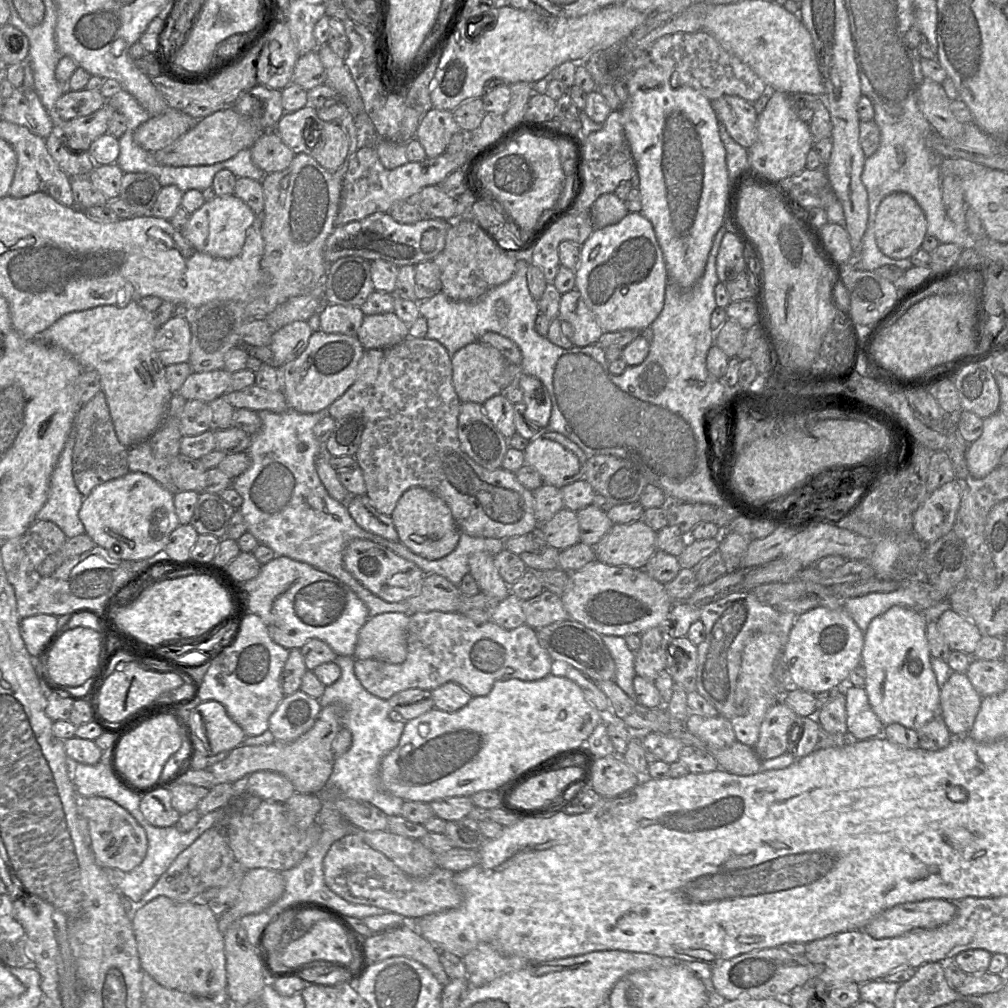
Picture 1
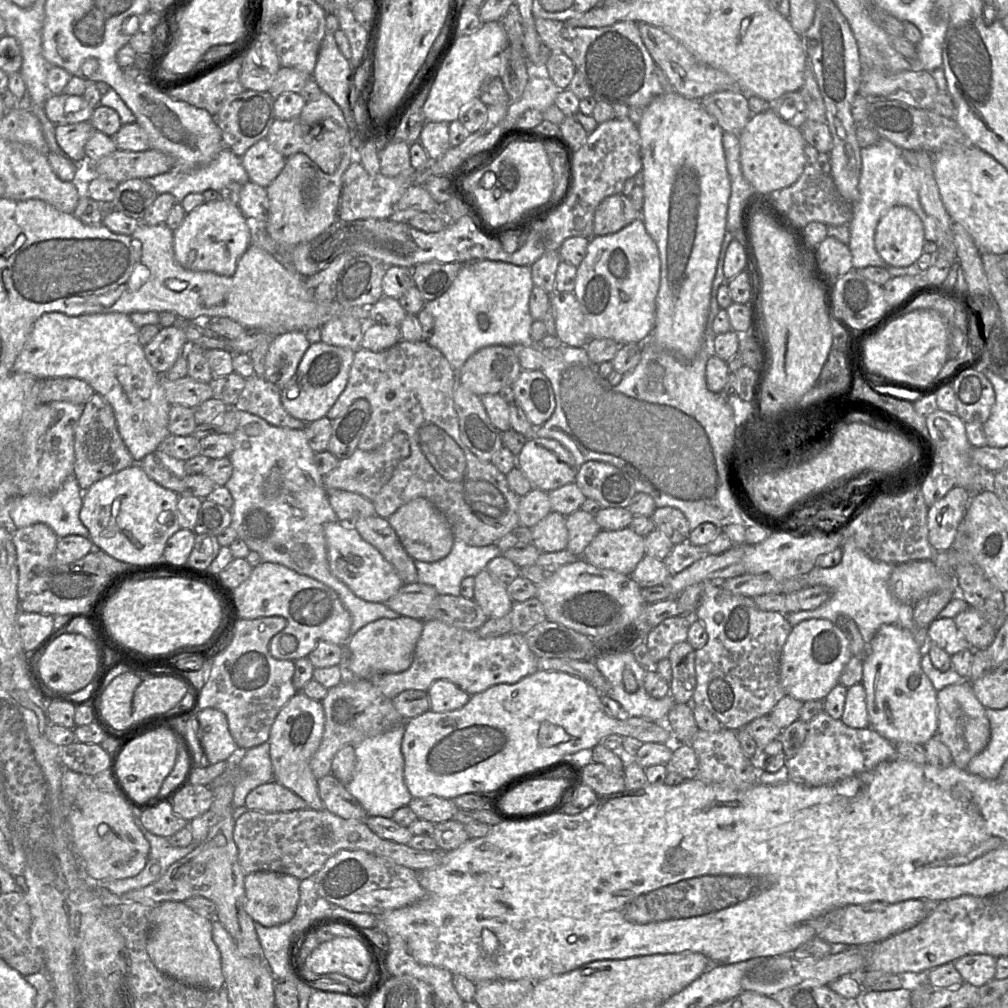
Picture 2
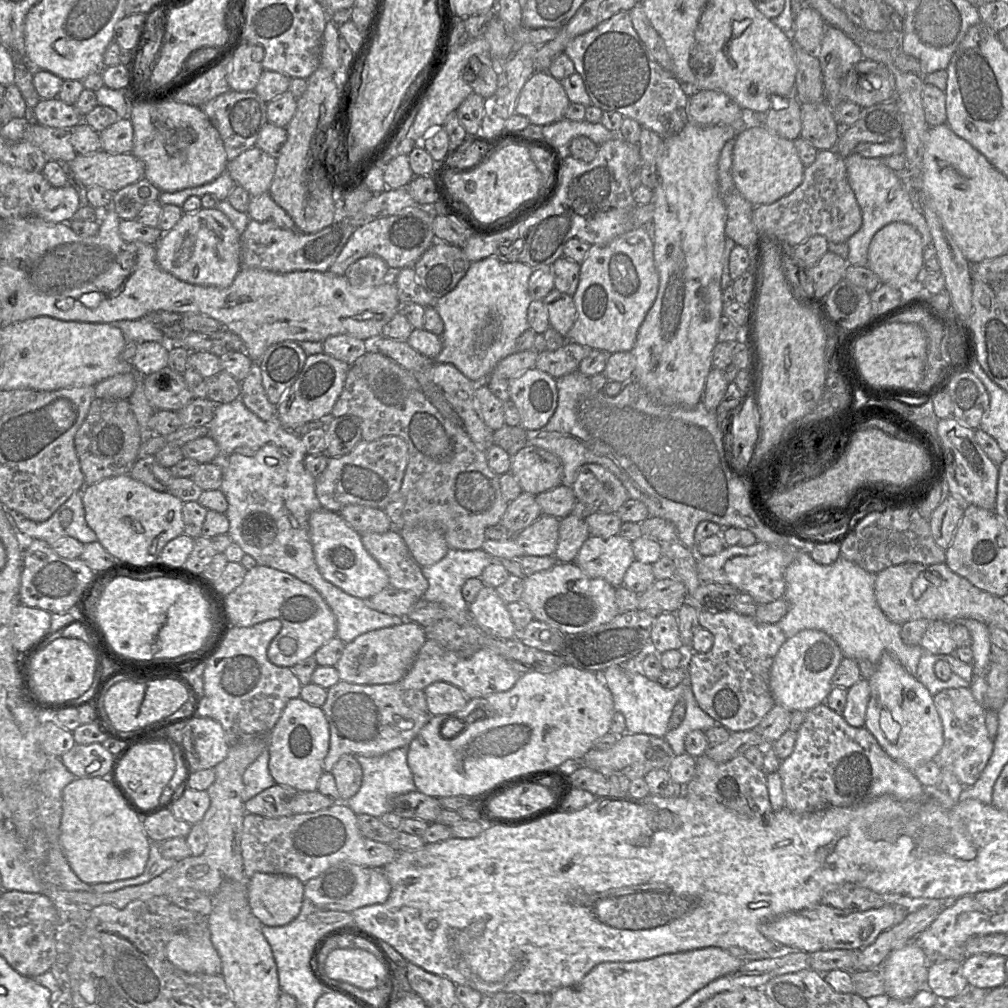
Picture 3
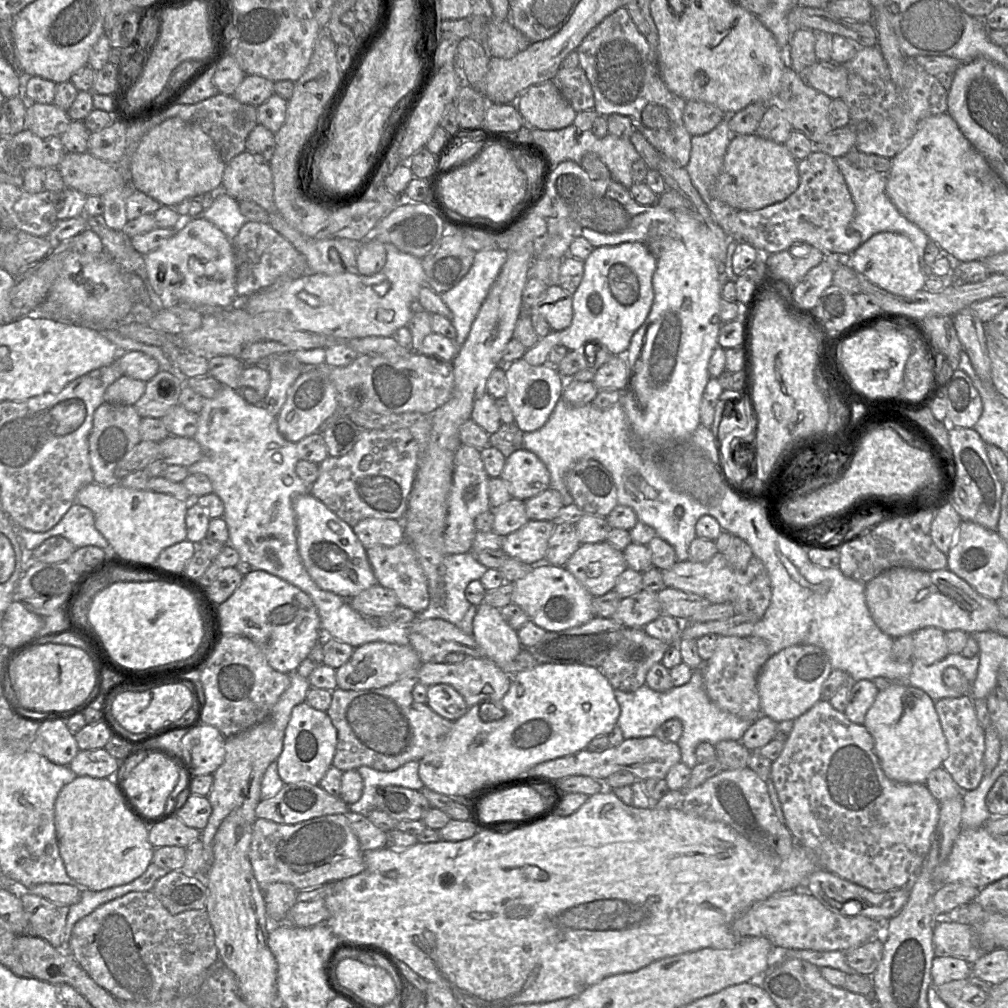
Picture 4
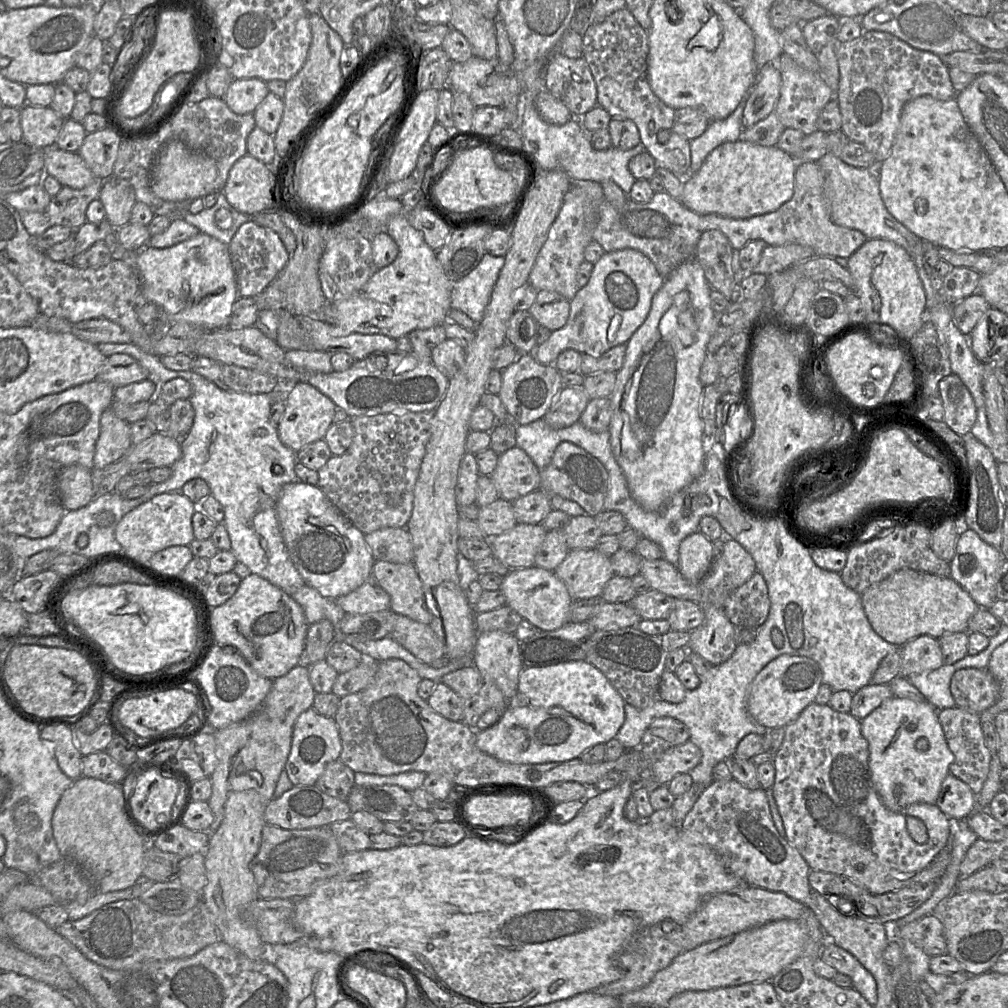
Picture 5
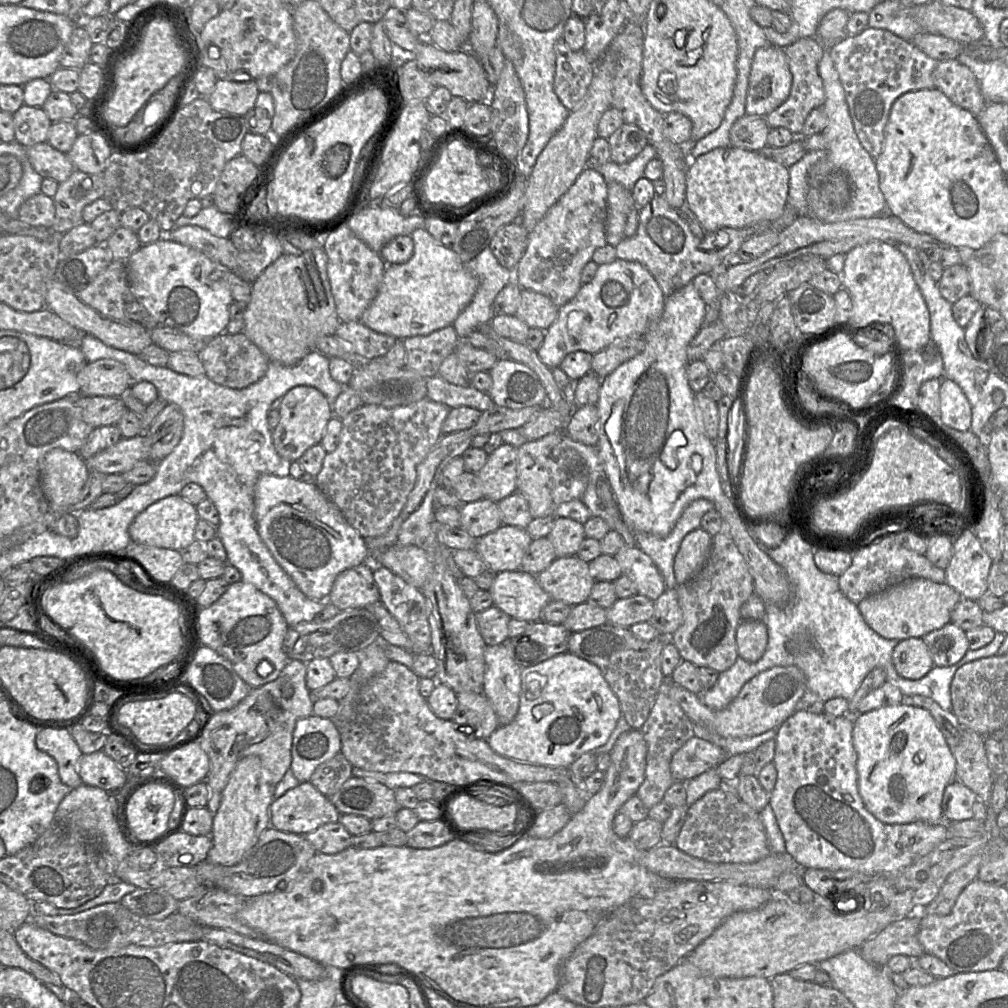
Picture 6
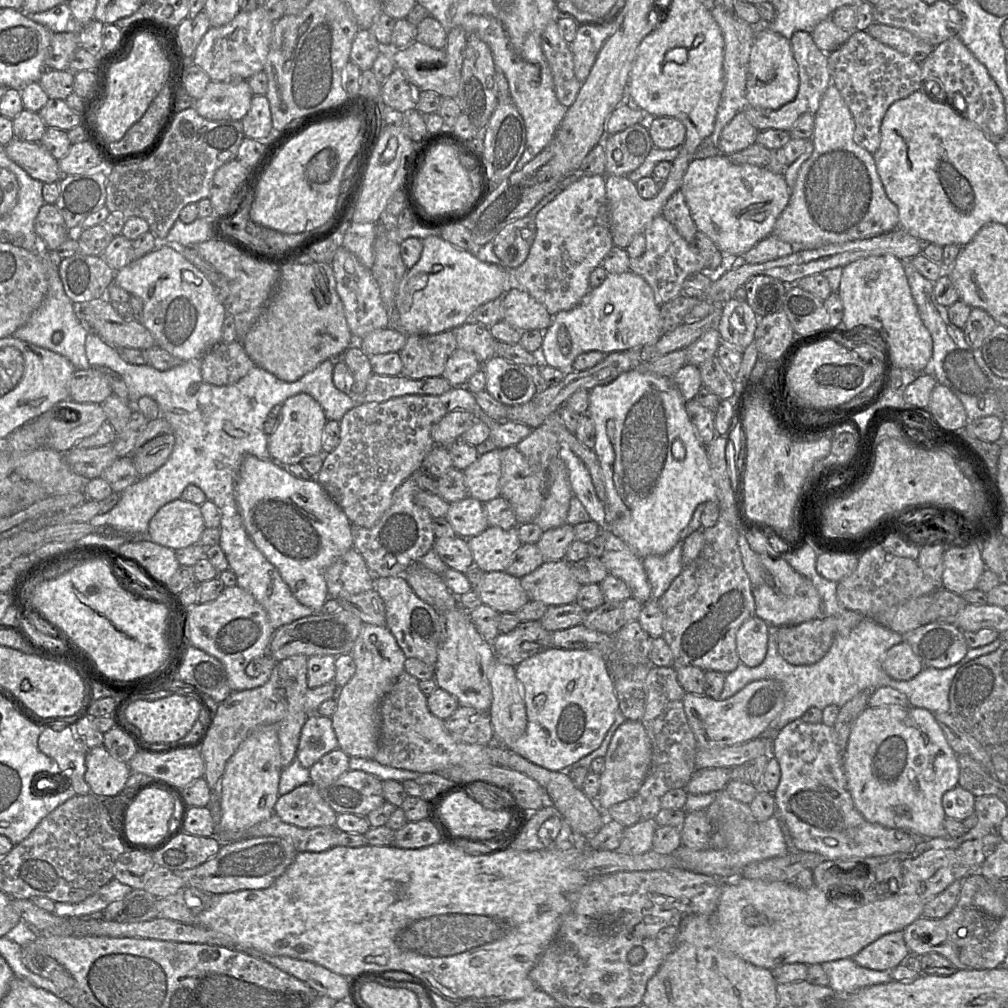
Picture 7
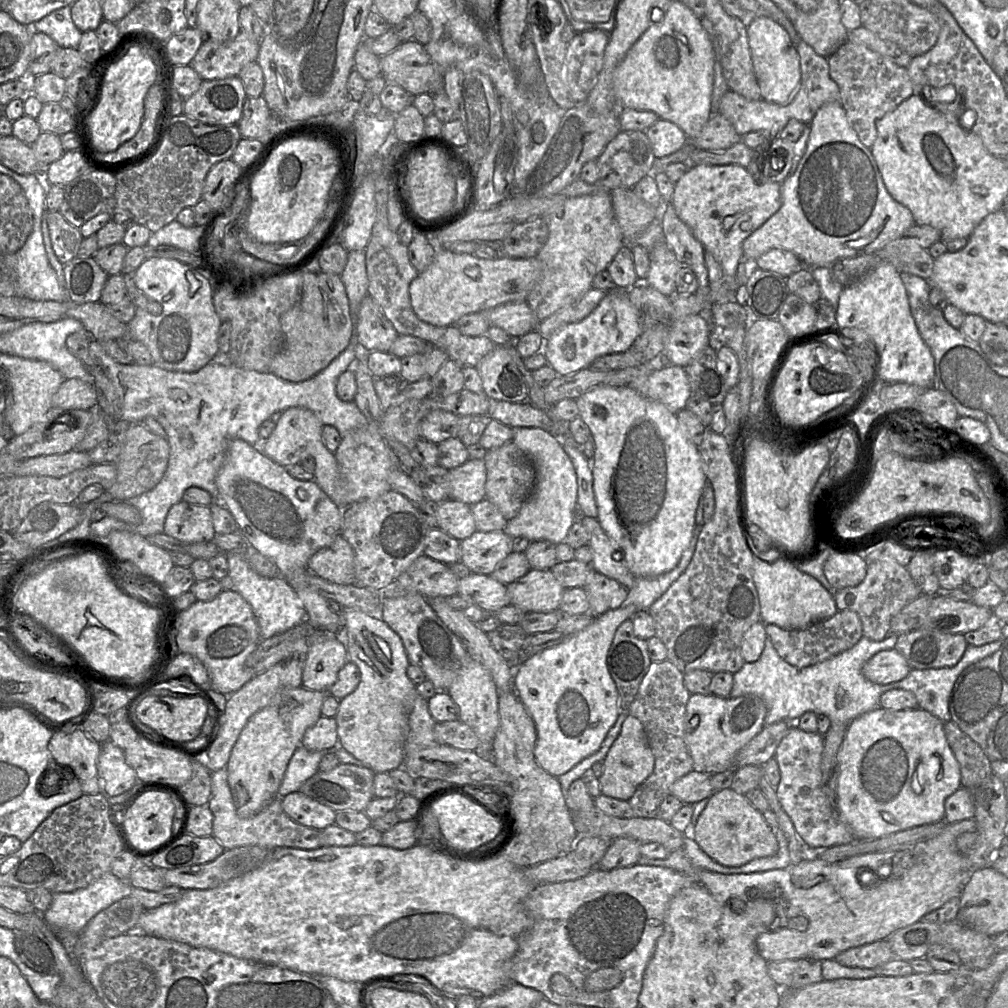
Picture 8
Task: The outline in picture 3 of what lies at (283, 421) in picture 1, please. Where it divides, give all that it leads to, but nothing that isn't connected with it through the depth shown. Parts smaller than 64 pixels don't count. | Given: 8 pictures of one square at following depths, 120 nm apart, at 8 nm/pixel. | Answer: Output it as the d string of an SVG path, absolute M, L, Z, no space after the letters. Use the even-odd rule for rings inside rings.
M239 398L229 403L216 404L212 421L206 425L209 435L218 445L219 452L211 461L222 470L220 490L225 495L229 521L228 535L245 554L252 556L258 565L268 566L293 575L311 585L324 599L336 619L336 637L345 644L366 632L401 624L403 617L379 612L365 600L351 596L323 578L315 561L309 533L309 516L322 506L316 496L314 478L305 468L307 455L300 436L273 421L263 421L251 412ZM449 549L440 561L422 567L422 573L428 582L428 589L422 598L445 603L459 610L468 609L469 604L461 592L464 583L470 578L480 578L483 570L493 560L482 549Z

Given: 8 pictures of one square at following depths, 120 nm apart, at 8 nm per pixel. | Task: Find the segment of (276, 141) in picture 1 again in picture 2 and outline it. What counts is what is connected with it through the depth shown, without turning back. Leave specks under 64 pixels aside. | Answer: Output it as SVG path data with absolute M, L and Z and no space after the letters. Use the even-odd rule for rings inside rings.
M266 138L253 144L241 156L241 160L250 181L263 187L267 187L286 164L286 157L279 153Z

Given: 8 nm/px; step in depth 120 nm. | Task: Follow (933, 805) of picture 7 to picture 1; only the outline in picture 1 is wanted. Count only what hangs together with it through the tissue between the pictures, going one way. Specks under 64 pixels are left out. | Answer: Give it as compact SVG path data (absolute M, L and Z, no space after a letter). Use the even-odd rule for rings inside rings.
M895 605L873 618L864 632L861 655L861 664L866 672L864 689L871 708L885 726L898 723L917 731L934 717L939 716L940 688L930 663L931 654L926 637L928 622L922 613Z

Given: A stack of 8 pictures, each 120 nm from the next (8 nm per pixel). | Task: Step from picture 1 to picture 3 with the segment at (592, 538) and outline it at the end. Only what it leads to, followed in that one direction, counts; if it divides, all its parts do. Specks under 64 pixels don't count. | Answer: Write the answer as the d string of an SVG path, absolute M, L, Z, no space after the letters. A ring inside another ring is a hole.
M571 513L562 518L559 522L559 537L554 554L557 562L573 562L581 546L589 537L590 532L584 519Z

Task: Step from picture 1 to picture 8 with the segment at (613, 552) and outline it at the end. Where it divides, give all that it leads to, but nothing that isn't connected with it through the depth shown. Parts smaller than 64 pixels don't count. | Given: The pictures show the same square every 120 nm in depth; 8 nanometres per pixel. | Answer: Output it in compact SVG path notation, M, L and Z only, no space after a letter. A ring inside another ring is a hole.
M536 569L507 584L506 588L510 605L525 613L558 611L565 590L550 570Z

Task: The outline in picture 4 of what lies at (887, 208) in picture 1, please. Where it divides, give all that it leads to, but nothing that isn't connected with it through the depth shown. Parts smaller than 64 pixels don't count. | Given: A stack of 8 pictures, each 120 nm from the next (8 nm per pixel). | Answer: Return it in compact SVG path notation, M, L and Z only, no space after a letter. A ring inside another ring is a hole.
M900 233L874 234L851 253L850 266L873 284L895 295L911 296L925 287L917 250L911 240Z

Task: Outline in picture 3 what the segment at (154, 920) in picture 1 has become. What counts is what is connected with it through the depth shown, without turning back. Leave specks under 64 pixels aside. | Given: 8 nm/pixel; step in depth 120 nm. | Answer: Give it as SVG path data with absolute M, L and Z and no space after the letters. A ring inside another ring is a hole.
M207 920L203 936L176 934L166 946L167 959L189 974L221 975L221 960L211 940Z

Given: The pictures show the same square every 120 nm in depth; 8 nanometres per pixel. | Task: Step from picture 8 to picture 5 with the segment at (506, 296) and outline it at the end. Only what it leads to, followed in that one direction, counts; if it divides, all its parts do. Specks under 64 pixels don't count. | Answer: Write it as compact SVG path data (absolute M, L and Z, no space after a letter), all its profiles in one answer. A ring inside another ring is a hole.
M400 213L389 218L386 231L396 241L399 253L389 265L379 268L369 281L349 298L326 302L315 318L330 323L338 328L338 335L347 336L352 333L382 334L393 339L408 335L414 330L423 330L437 325L443 325L448 320L451 309L452 282L447 278L434 251L425 241L423 233L413 227L408 219L408 213Z

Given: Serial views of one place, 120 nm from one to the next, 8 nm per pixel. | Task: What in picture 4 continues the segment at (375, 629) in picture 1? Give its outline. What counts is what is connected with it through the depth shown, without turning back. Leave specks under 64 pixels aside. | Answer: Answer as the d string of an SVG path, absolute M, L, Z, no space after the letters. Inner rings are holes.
M382 641L365 643L354 648L351 658L336 669L337 688L342 690L368 690L383 688L399 680L407 671L418 669L420 658L414 648Z

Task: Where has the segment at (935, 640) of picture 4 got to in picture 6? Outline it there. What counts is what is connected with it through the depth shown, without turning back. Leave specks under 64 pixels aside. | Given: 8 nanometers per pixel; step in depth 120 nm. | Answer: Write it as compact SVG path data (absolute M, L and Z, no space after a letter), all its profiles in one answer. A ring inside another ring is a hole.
M922 638L901 640L893 649L892 662L896 672L909 680L921 679L934 667Z

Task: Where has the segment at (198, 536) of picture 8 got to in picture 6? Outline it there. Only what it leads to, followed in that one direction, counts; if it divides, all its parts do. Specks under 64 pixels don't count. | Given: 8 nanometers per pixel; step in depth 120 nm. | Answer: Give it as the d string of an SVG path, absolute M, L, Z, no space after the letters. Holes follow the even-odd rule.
M171 495L154 502L139 513L130 524L128 532L135 543L178 551L195 540L194 531L198 519L195 505L180 495Z

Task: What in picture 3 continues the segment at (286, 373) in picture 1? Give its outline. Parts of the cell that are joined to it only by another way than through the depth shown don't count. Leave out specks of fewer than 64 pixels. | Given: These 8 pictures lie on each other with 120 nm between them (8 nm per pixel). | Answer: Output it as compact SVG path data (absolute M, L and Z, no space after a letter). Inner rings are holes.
M324 352L307 356L298 378L277 405L278 422L281 426L295 428L331 413L345 385L349 367L347 363Z

